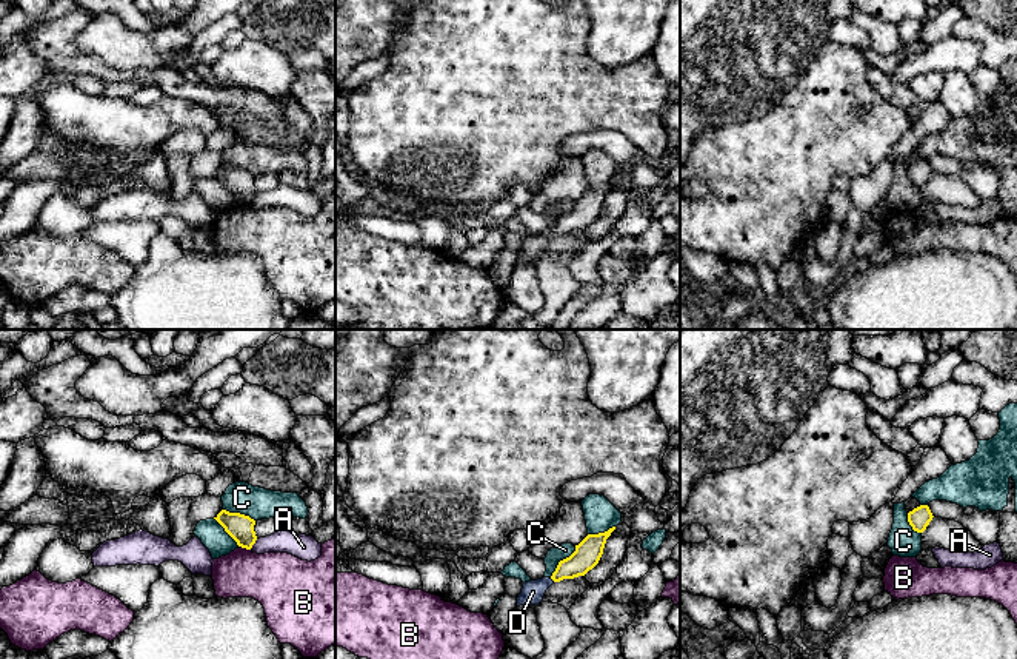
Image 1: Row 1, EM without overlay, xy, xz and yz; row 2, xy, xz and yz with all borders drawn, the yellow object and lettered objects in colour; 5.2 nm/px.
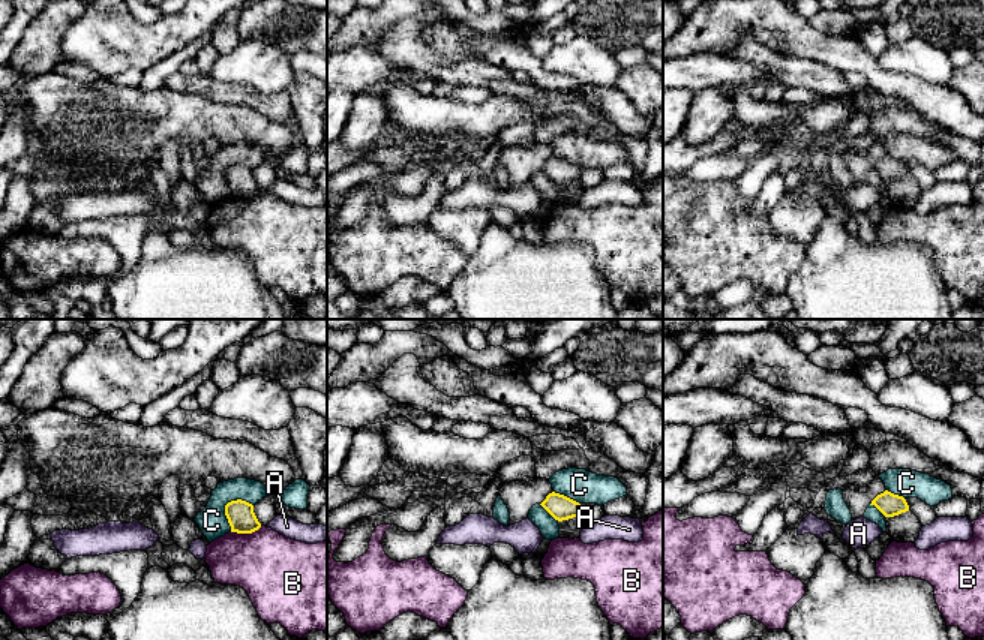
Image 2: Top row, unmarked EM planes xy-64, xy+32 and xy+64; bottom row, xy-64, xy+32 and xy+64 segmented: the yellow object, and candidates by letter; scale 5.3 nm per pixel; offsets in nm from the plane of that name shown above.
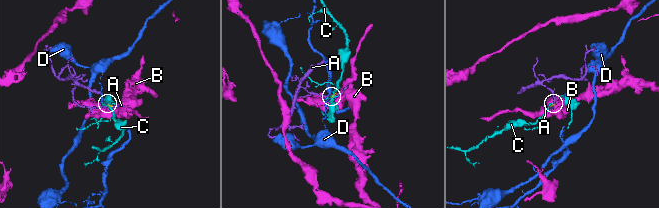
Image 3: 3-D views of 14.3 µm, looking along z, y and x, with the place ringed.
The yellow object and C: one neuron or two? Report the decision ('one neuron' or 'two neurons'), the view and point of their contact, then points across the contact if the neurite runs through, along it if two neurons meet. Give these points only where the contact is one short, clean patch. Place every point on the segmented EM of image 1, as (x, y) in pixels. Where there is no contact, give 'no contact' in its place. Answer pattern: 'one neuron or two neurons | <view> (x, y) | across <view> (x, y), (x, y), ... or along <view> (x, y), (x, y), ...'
two neurons | xz (560, 561)

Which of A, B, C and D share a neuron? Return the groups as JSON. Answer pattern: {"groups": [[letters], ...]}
{"groups": [["A"], ["B"], ["C"], ["D"]]}

